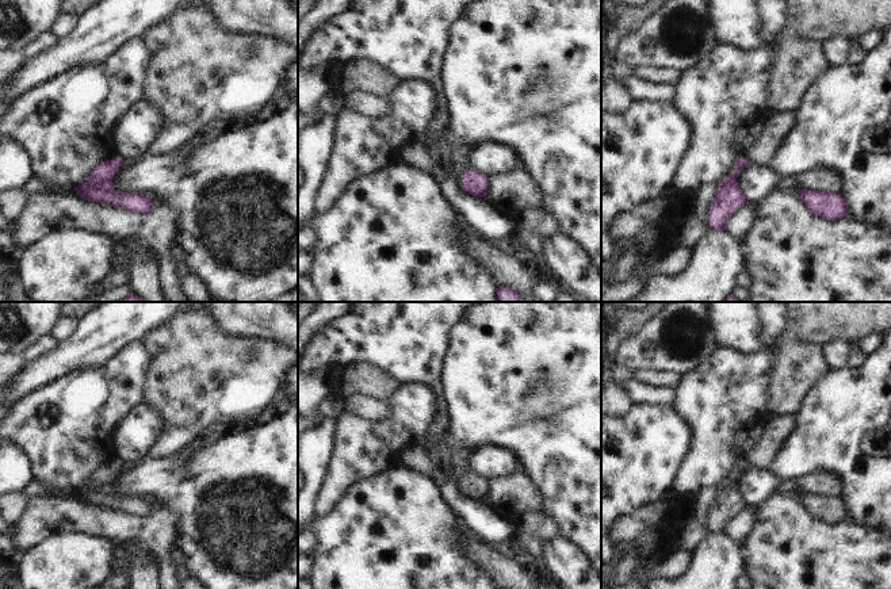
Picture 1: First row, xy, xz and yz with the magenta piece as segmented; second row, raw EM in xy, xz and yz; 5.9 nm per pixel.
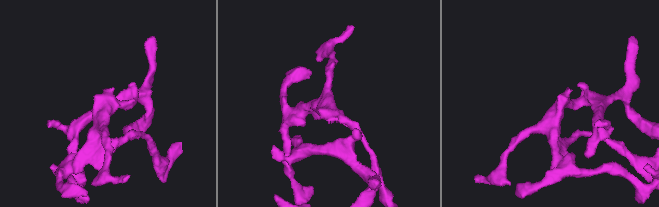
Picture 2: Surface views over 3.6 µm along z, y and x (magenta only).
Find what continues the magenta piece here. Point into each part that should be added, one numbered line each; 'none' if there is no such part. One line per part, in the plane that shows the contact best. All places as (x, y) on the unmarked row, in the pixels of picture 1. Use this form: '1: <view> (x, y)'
1: yz (777, 429)

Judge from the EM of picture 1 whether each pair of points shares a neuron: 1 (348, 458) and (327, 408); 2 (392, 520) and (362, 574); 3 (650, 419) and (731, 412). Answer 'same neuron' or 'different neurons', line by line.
1: different neurons
2: same neuron
3: different neurons

